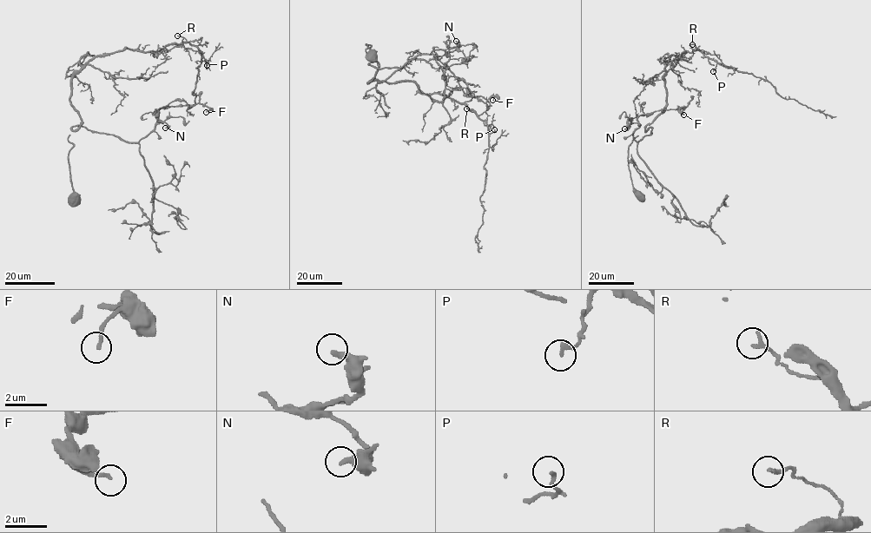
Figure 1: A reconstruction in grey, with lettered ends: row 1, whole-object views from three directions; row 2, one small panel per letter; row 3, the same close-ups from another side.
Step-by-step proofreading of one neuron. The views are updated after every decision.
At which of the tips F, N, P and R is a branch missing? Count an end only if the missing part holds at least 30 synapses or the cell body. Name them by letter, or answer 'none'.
none

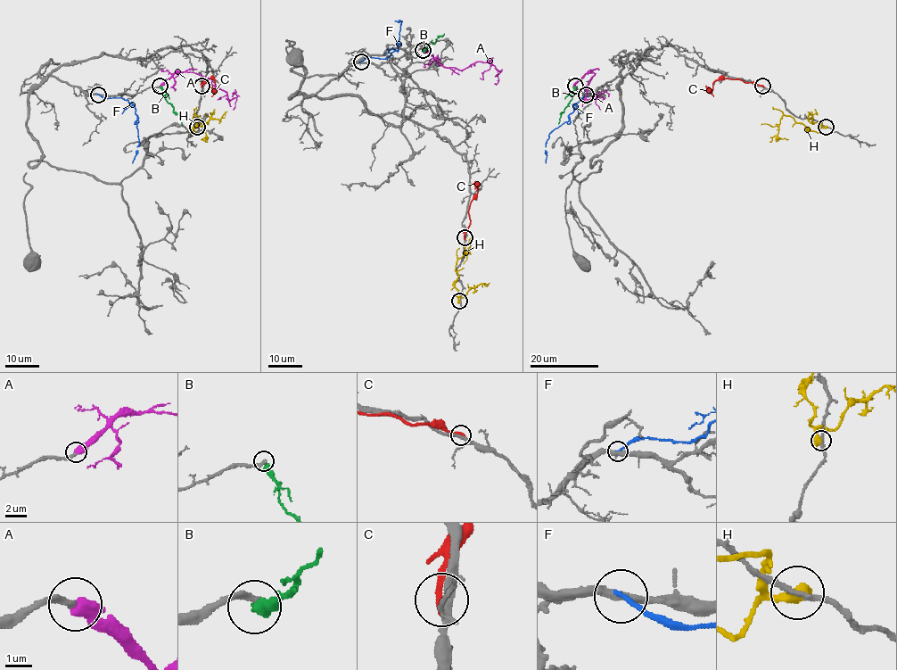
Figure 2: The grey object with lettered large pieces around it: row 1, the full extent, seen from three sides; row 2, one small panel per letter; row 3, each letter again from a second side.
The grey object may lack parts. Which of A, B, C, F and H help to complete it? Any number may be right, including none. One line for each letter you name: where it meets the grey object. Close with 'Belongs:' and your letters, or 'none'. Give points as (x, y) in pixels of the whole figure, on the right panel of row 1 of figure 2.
A: Touches grey at (574, 85)
Belongs: A

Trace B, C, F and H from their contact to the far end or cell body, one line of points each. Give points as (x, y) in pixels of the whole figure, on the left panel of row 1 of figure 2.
B: (160, 85), (165, 100), (181, 118), (182, 123)
C: (201, 86), (207, 83), (205, 79), (213, 78), (214, 94), (211, 96)
F: (98, 95), (105, 98), (123, 98), (135, 109), (139, 141), (132, 162)
H: (197, 127), (193, 128), (195, 132), (192, 130), (195, 123), (193, 117), (196, 115), (205, 136), (201, 139)

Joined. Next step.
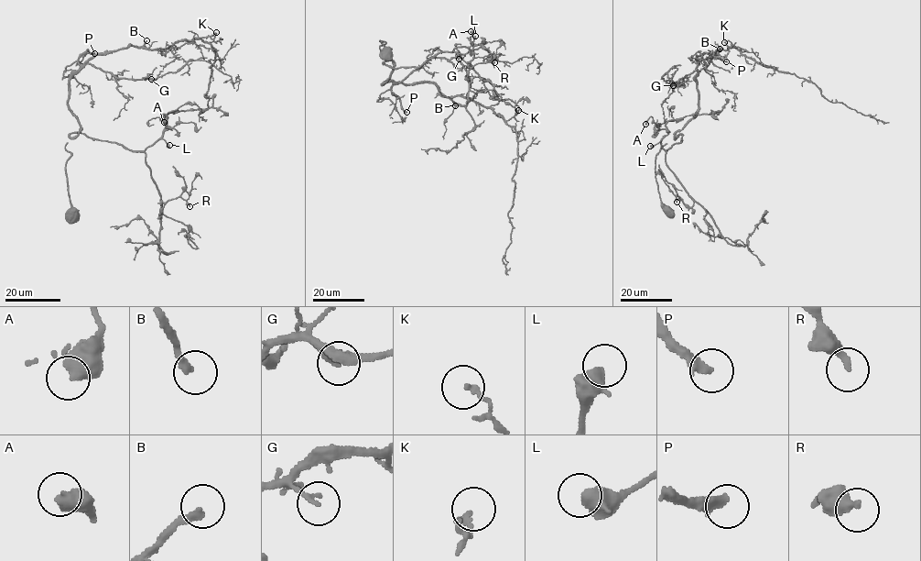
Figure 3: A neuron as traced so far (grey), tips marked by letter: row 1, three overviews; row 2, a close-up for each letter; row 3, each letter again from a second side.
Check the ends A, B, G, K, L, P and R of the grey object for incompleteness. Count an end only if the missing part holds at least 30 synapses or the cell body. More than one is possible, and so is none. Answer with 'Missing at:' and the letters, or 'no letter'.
Missing at: B, P

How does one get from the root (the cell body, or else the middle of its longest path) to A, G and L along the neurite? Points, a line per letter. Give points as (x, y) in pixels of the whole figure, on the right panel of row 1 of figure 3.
A: (668, 210), (661, 201), (655, 157), (682, 135), (666, 150), (661, 140), (667, 131), (651, 116), (645, 124)
G: (668, 210), (661, 201), (655, 157), (698, 111), (697, 71), (671, 84), (674, 85), (672, 83), (673, 85)
L: (668, 210), (661, 201), (655, 157), (665, 145), (682, 135), (681, 141), (666, 150), (661, 139), (650, 146)

